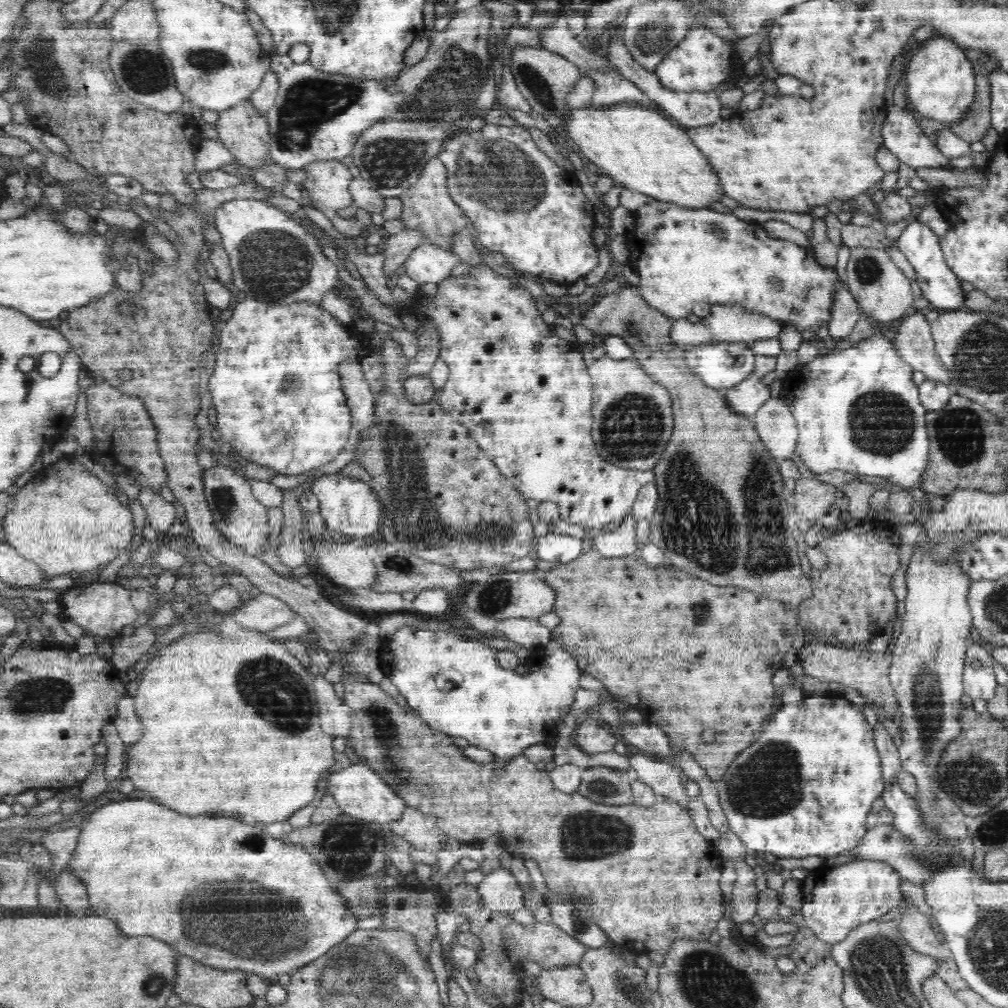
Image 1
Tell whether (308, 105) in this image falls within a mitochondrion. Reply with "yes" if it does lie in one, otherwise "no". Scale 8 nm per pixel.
yes

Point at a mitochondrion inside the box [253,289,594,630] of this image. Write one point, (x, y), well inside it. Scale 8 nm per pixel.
(413, 516)

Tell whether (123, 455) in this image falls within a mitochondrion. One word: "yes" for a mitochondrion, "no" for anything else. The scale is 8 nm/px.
yes

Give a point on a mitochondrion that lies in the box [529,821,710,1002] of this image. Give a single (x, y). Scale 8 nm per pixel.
(576, 916)

